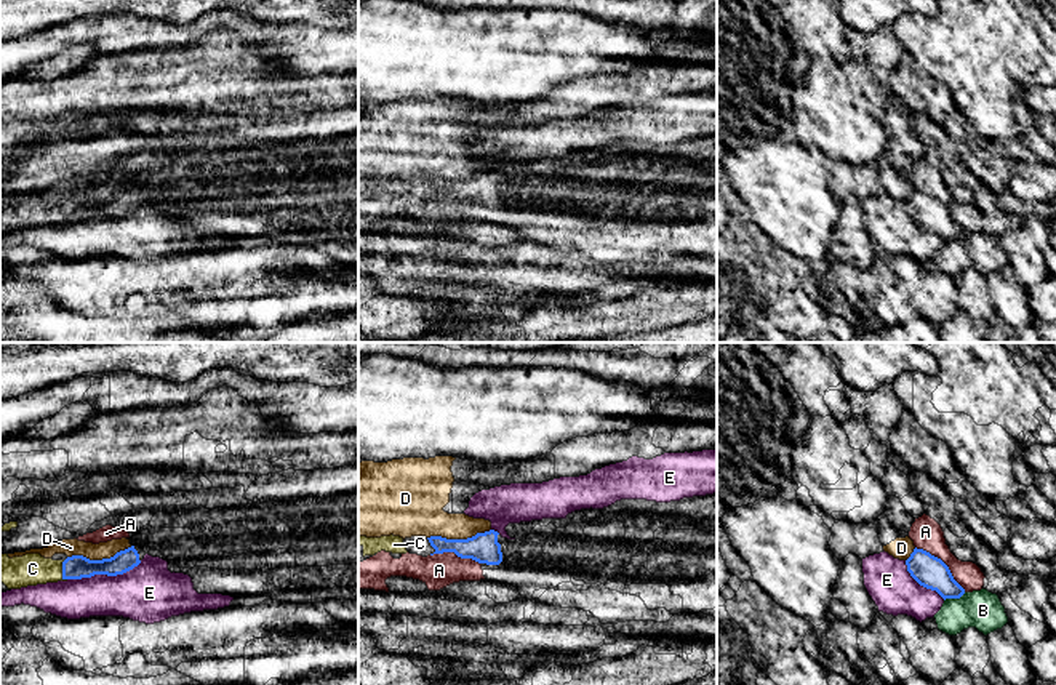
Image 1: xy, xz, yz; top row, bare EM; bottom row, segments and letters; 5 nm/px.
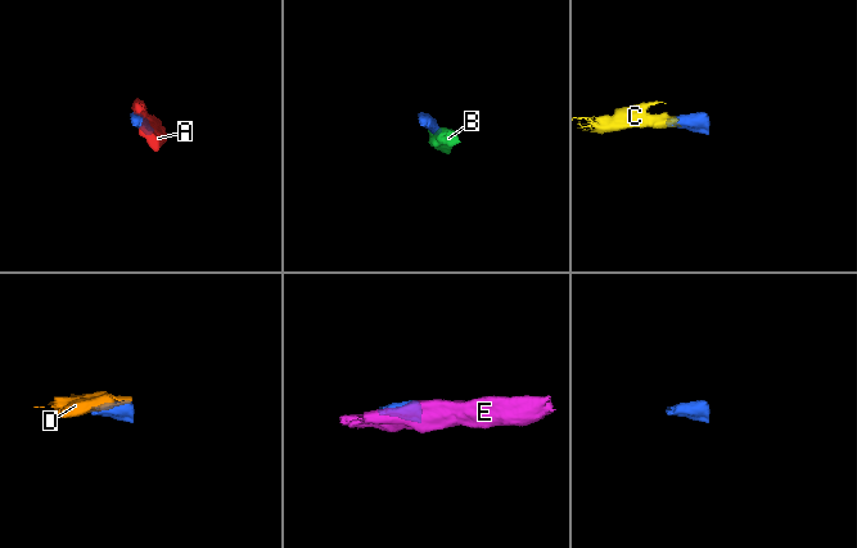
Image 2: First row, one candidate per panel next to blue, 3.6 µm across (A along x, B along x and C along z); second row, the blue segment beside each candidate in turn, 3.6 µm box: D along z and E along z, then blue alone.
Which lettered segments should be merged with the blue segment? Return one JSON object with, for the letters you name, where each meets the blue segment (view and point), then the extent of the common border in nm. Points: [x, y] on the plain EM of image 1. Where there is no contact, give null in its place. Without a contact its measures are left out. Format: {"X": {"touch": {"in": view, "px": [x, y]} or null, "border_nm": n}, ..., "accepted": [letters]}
{"C": {"touch": {"in": "xy", "px": [63, 212]}, "border_nm": 110}, "accepted": ["C"]}

